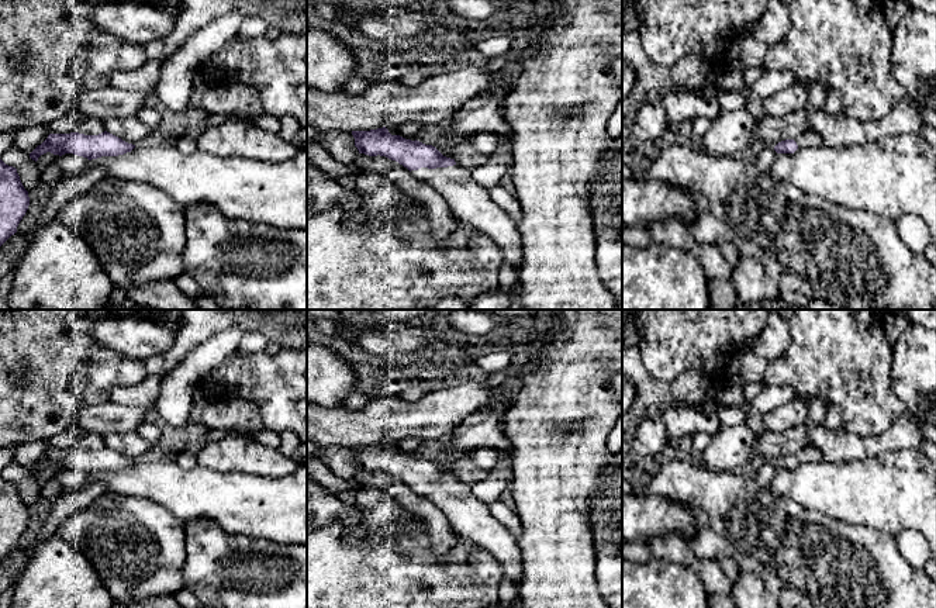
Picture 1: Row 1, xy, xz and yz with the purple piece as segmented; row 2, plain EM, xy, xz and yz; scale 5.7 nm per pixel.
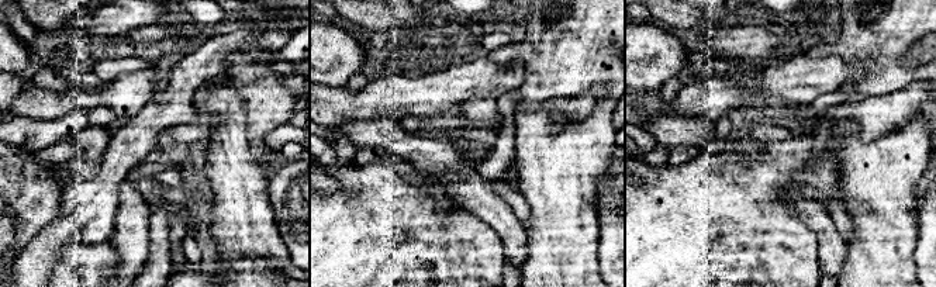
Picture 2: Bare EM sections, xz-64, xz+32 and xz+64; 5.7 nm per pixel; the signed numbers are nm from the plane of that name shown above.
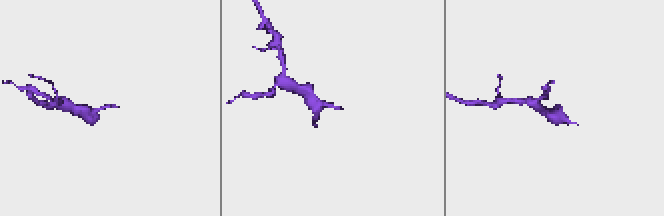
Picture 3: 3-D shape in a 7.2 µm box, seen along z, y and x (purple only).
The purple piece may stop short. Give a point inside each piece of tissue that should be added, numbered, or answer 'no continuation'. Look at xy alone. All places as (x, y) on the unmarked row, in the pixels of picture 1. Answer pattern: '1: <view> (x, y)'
no continuation

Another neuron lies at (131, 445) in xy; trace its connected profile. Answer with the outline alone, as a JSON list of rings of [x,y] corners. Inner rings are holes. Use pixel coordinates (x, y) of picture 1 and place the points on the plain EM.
[[[137,432],[111,433],[104,438],[104,445],[135,462],[142,460],[151,445]]]

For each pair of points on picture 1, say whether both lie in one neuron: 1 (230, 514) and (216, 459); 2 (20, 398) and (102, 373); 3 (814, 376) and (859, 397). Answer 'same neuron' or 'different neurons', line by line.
1: different neurons
2: same neuron
3: same neuron

